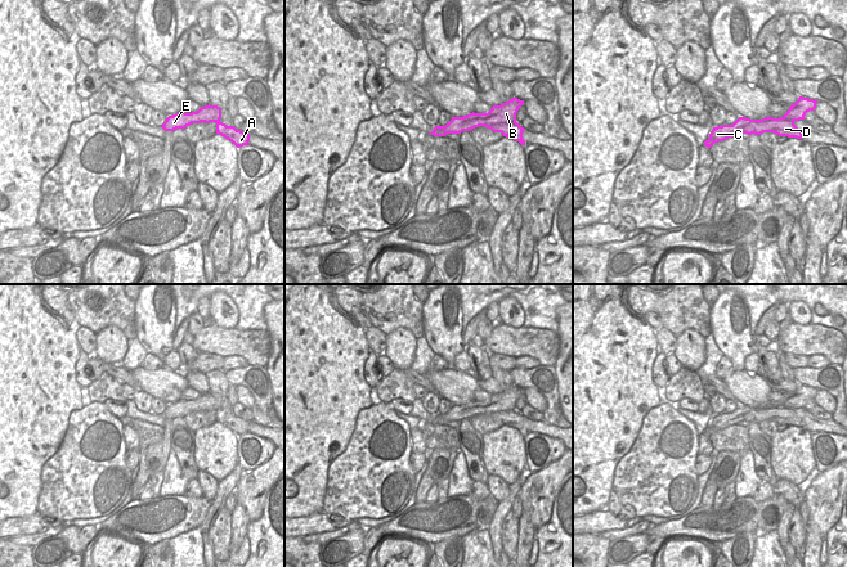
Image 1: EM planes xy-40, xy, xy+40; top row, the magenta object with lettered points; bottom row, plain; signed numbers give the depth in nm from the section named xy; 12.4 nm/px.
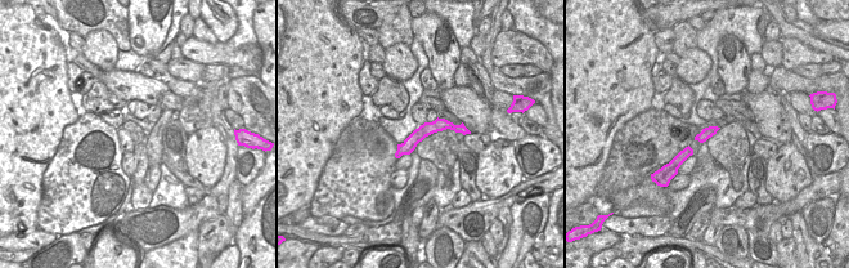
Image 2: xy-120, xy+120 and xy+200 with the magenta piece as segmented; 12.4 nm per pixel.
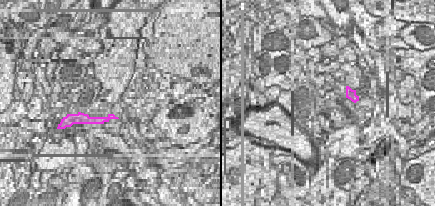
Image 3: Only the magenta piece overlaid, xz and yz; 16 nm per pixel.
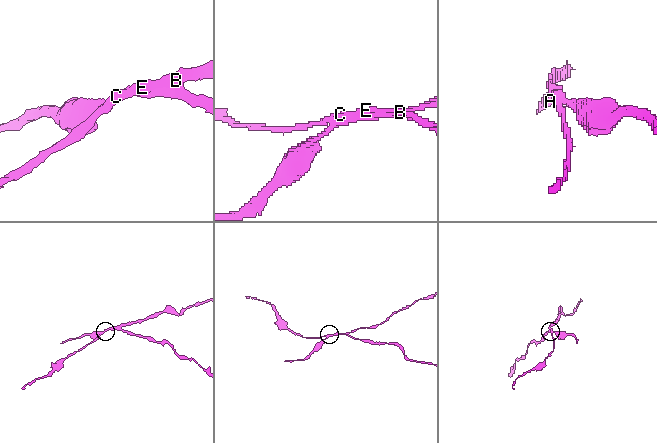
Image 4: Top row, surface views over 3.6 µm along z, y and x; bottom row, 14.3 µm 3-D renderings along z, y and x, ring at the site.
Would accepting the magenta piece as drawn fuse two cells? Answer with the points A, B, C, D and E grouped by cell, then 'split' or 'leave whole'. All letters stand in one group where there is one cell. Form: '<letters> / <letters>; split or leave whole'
A D / B C E; split

